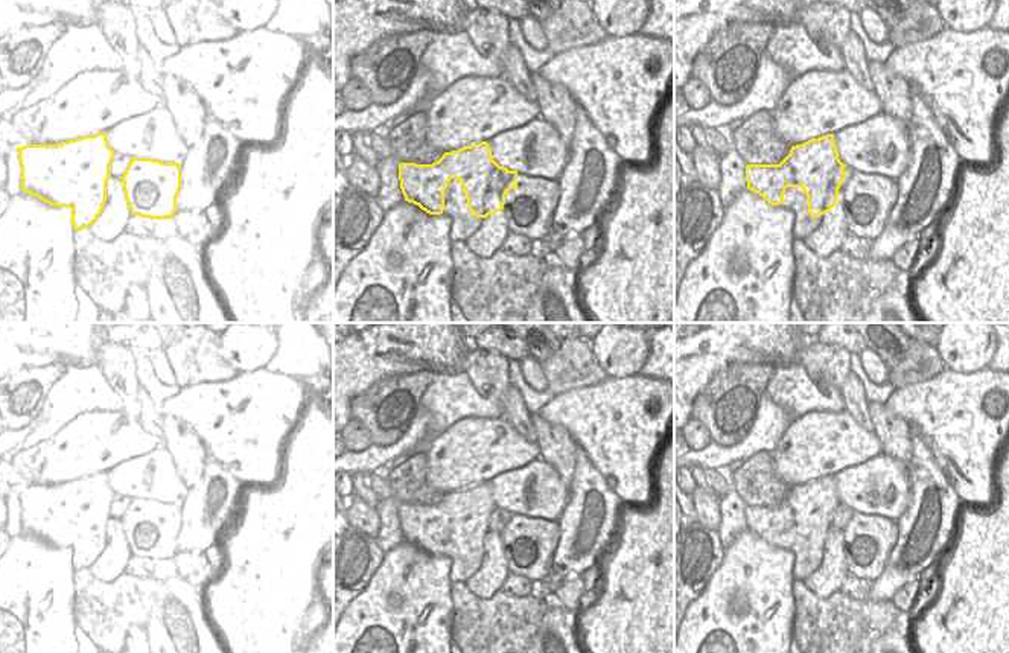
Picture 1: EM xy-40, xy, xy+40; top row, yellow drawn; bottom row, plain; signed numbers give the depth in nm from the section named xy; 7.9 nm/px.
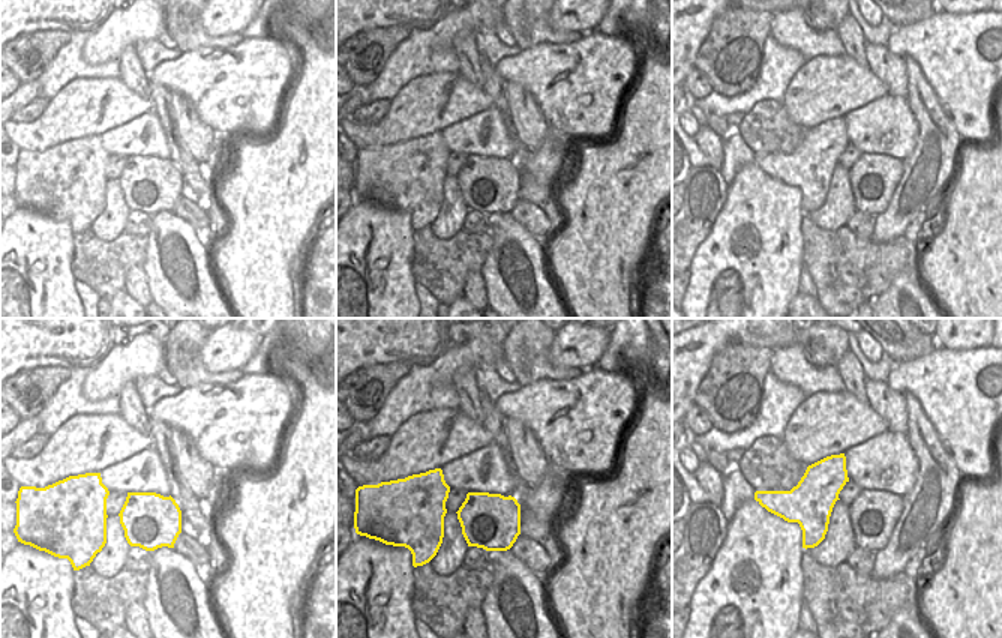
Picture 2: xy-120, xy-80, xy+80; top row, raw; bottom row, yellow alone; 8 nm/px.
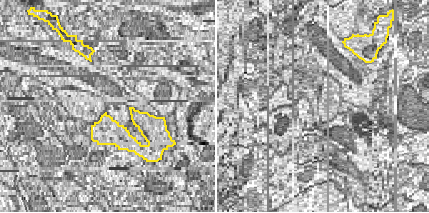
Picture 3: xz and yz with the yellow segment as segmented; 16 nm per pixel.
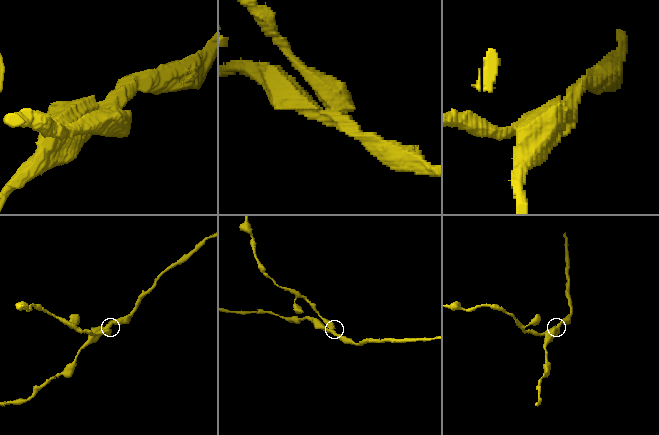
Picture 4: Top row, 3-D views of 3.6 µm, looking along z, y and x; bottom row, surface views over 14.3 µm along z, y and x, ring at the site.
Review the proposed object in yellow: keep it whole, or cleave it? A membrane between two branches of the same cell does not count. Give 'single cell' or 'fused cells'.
fused cells

